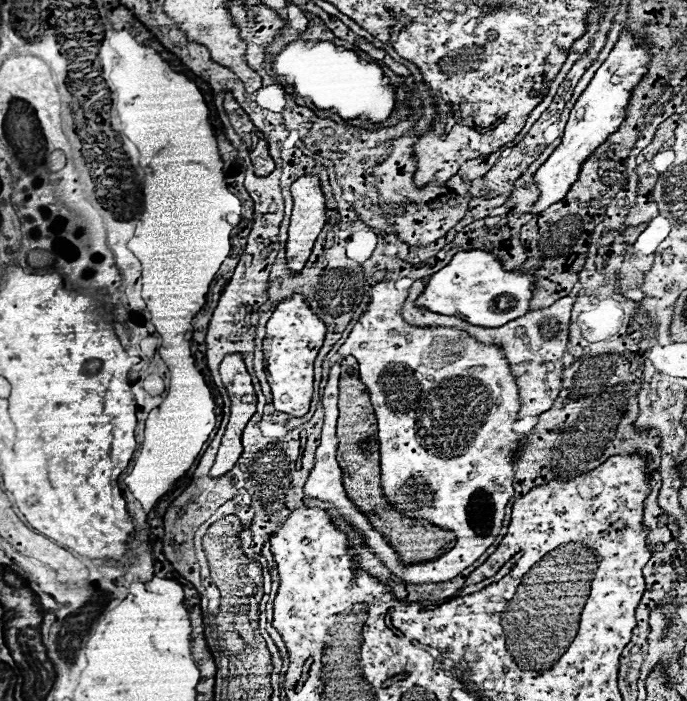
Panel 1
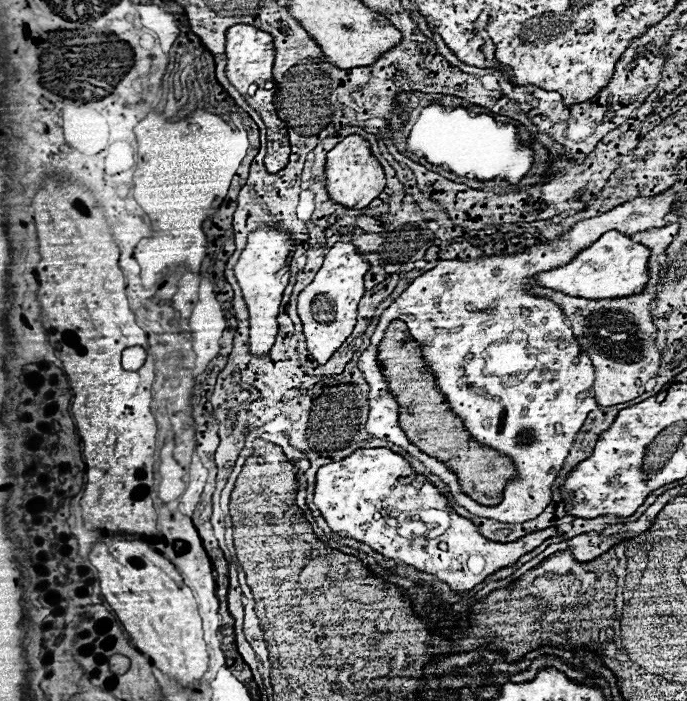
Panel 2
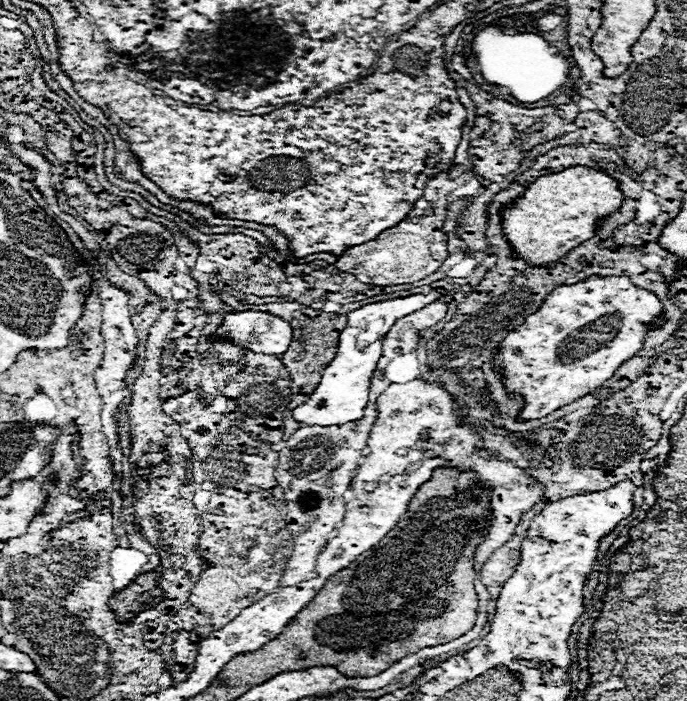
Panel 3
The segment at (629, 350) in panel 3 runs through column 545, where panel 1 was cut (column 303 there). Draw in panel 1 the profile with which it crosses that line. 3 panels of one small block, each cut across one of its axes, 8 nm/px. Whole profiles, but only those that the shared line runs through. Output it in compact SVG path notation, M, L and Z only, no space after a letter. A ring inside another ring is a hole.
M300 294L286 298L276 306L268 324L266 336L262 342L262 352L266 360L268 382L272 388L272 402L278 412L302 418L308 412L312 400L312 376L314 376L314 358L324 342L326 326L314 316Z

